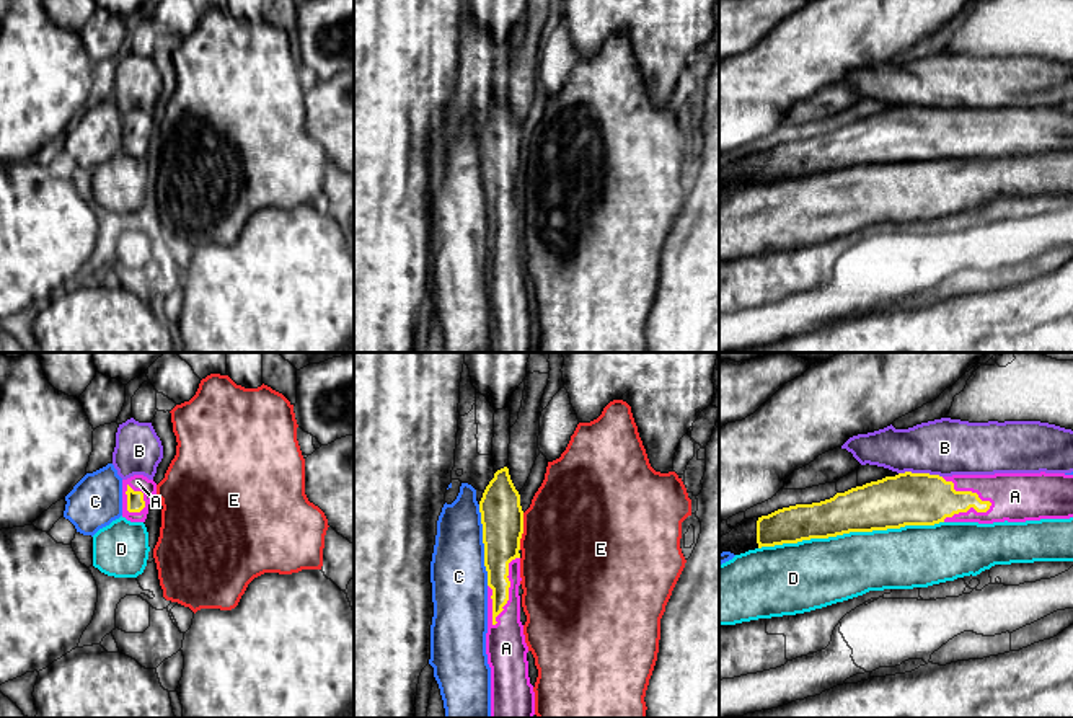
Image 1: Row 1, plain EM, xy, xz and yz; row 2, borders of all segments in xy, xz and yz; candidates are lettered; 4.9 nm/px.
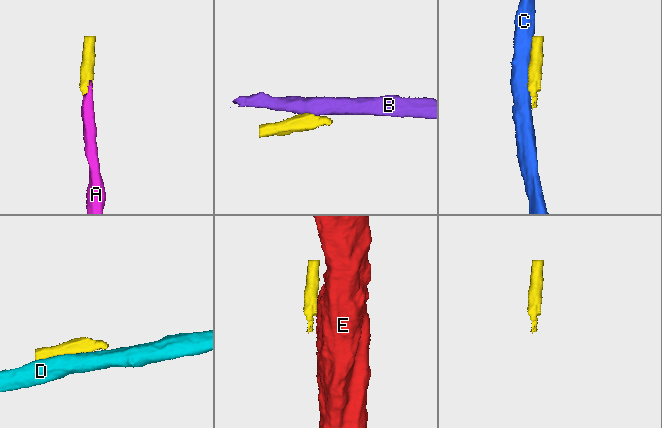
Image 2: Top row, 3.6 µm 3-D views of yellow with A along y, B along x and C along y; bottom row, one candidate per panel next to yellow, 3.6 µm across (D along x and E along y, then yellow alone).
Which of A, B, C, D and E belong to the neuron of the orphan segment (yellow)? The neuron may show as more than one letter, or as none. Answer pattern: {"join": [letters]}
{"join": ["A"]}

